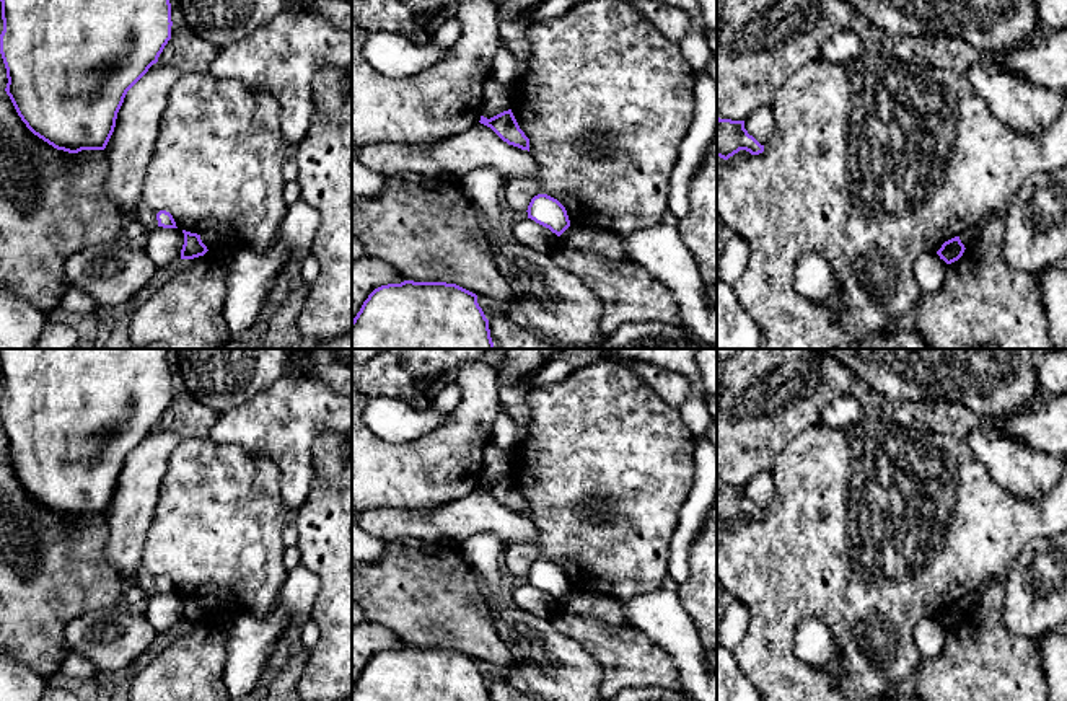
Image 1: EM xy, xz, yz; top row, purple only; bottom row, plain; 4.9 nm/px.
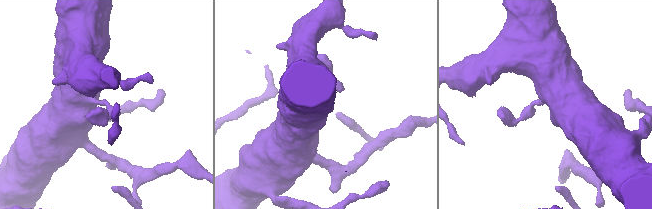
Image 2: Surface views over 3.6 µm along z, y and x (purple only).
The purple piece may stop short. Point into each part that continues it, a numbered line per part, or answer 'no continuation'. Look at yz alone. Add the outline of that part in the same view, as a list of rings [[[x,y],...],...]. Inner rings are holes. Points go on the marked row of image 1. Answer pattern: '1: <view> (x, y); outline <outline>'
no continuation

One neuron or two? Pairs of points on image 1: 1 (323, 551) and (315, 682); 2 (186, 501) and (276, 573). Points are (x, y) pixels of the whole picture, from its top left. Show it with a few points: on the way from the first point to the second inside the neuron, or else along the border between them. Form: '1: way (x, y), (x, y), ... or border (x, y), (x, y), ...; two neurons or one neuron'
1: way (334, 584), (334, 649); one neuron
2: way (209, 524), (253, 568); one neuron

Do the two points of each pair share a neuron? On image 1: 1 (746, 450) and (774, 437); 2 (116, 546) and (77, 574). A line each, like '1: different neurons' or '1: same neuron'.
1: same neuron
2: different neurons

